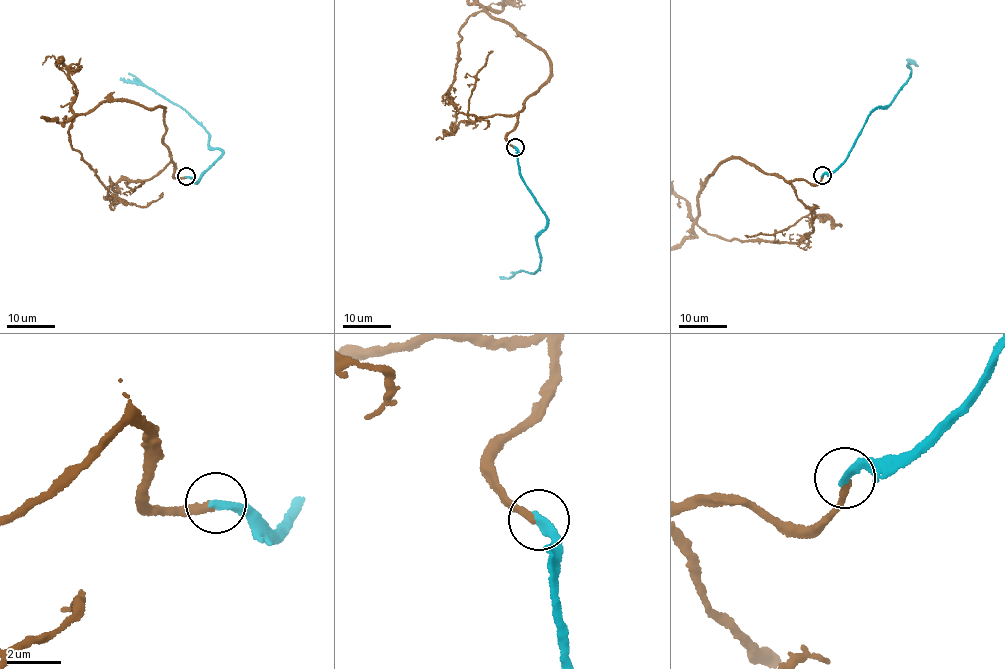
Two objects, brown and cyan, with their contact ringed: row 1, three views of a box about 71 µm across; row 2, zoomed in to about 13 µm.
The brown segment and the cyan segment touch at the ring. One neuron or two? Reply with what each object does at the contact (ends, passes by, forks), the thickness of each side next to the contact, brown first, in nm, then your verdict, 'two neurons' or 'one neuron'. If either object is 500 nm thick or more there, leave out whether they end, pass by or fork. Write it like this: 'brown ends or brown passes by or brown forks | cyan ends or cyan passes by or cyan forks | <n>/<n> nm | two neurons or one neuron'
brown ends | cyan ends | 300/360 nm | one neuron

